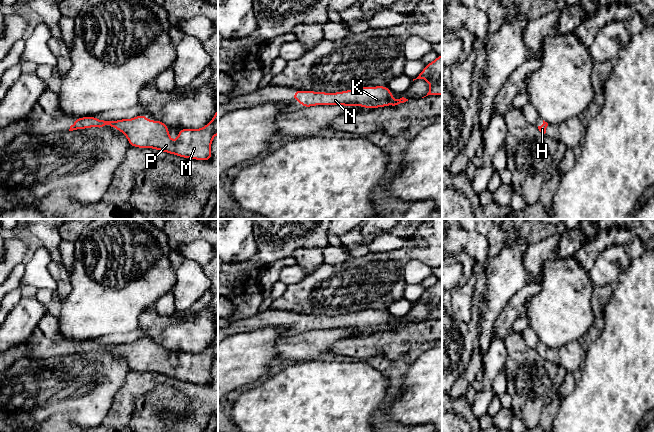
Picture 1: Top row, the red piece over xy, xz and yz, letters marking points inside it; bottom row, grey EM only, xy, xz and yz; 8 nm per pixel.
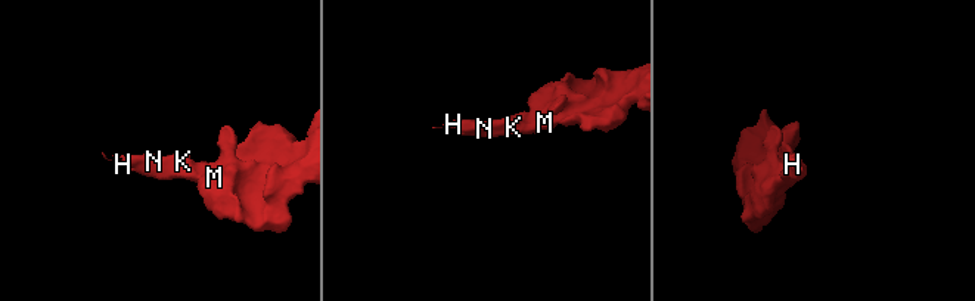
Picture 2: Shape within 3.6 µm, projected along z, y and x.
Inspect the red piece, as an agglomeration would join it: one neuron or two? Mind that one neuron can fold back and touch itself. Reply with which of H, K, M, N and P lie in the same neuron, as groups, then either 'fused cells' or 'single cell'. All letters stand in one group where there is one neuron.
groups H K M N P; single cell

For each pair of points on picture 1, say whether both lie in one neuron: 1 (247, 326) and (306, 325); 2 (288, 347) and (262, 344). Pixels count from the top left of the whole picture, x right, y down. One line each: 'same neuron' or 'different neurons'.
1: same neuron
2: different neurons

